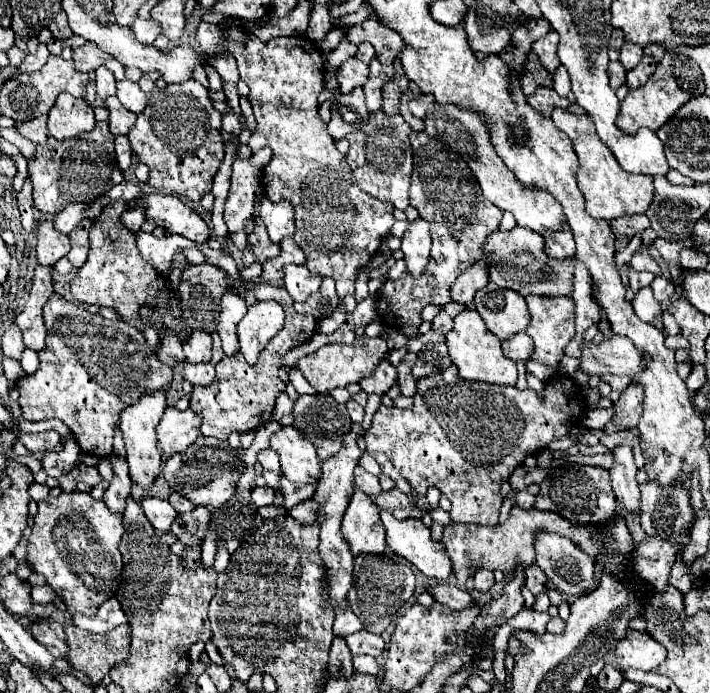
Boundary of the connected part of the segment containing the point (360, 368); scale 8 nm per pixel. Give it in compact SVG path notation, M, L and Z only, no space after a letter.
M365 337L365 345L345 345L345 343L329 343L317 349L315 353L301 357L297 361L297 369L311 383L317 393L331 393L335 387L347 387L349 383L359 383L363 377L375 371L377 363L385 357L387 343L381 337L369 339Z

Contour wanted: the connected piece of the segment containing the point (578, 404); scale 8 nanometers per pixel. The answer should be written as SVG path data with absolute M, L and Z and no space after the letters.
M457 367L423 377L417 381L415 405L411 409L397 409L381 405L373 415L371 429L365 433L367 453L383 453L389 457L393 467L411 485L409 499L415 503L419 495L425 495L429 487L437 487L449 501L451 511L455 511L455 523L477 523L477 525L497 525L501 495L499 487L509 475L523 465L525 457L549 447L551 441L569 437L571 421L577 413L577 421L585 413L583 389L569 377L557 373L545 383L543 393L533 389L517 389L513 385L485 385L479 381L465 381L459 377Z

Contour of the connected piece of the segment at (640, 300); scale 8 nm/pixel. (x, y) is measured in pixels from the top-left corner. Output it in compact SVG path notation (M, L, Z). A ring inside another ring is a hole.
M649 287L641 289L635 297L633 297L633 309L635 313L647 321L647 323L653 323L655 327L661 327L663 329L663 321L661 321L661 305L659 301L653 297L653 291Z

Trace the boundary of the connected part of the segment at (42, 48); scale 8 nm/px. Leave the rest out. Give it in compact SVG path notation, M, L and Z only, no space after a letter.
M41 43L39 45L39 51L35 53L35 55L27 55L27 59L23 61L23 65L19 67L19 71L35 71L35 69L39 69L47 59L49 59L49 49L47 49L47 45L45 43Z

